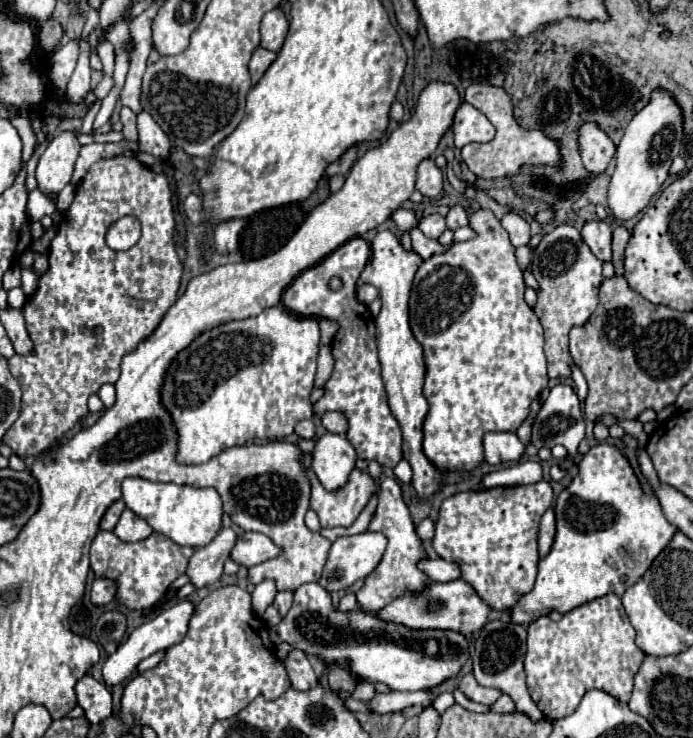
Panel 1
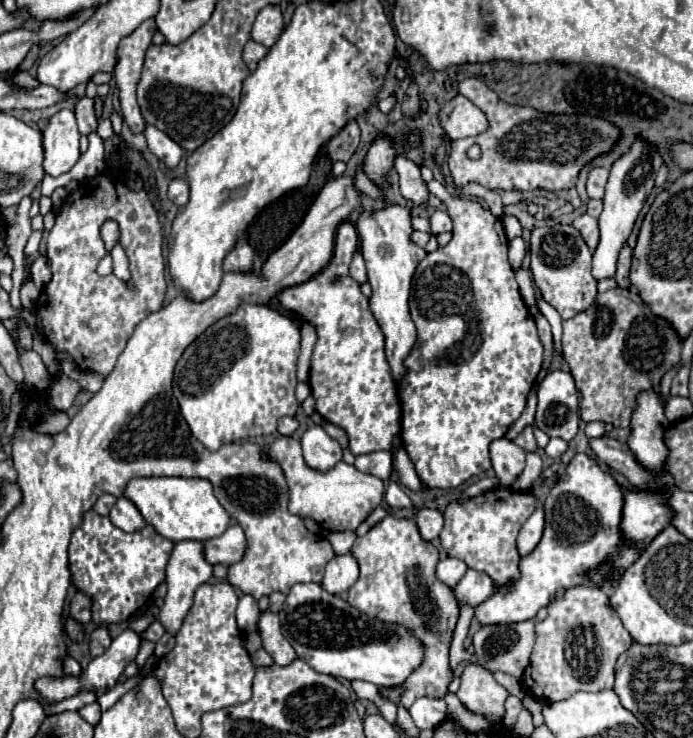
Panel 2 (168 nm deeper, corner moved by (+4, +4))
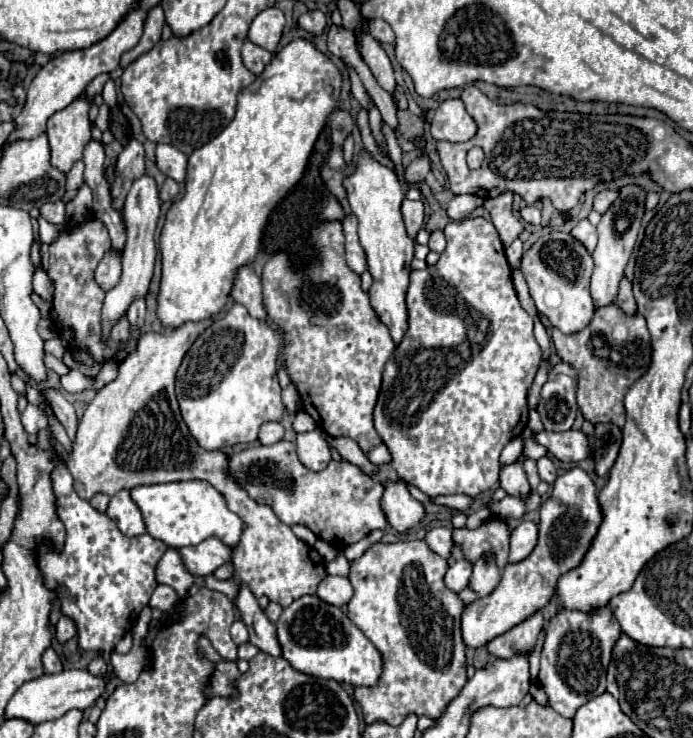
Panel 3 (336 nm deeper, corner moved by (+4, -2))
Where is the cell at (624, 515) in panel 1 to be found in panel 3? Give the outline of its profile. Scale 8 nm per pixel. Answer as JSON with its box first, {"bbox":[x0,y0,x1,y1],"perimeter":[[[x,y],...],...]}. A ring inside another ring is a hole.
{"bbox":[462,469,602,647],"perimeter":[[[570,469],[554,481],[552,495],[540,509],[540,535],[534,551],[516,565],[508,563],[502,571],[500,585],[490,595],[480,597],[464,607],[462,637],[466,647],[484,647],[488,641],[522,623],[550,601],[558,577],[582,561],[600,527],[602,511],[596,497],[596,487],[582,469]]]}

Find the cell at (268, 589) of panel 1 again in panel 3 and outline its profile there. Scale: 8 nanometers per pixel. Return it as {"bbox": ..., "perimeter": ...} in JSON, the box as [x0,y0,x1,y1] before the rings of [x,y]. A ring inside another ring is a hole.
{"bbox":[230,621,248,645],"perimeter":[[[234,621],[230,633],[232,633],[232,639],[234,639],[236,645],[242,645],[242,643],[248,641],[248,629],[246,629],[246,625],[242,621]]]}

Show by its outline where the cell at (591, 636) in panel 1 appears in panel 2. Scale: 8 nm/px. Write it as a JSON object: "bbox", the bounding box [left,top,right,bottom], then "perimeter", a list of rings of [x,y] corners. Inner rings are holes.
{"bbox":[522,587,632,703],"perimeter":[[[572,587],[564,593],[562,599],[556,599],[548,605],[548,617],[536,621],[536,641],[530,655],[530,663],[524,669],[522,685],[526,695],[540,699],[544,703],[556,703],[572,697],[576,691],[602,691],[612,689],[614,683],[614,665],[618,657],[628,651],[632,645],[630,633],[624,629],[620,617],[608,603],[608,595],[600,587]]]}

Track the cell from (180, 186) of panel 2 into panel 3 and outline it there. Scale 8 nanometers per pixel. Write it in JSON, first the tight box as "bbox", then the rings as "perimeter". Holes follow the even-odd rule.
{"bbox":[160,177,180,201],"perimeter":[[[168,177],[168,179],[164,181],[164,185],[160,187],[160,199],[162,199],[162,201],[176,199],[176,197],[178,197],[178,191],[180,191],[178,183],[176,183],[176,181],[172,181],[172,179]]]}

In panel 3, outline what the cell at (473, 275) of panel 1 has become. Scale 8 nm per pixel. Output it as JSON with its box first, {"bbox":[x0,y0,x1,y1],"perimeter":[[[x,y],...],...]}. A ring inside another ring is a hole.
{"bbox":[374,217,542,497],"perimeter":[[[468,217],[464,221],[450,221],[444,227],[446,235],[446,249],[440,253],[440,259],[436,265],[426,267],[424,271],[412,271],[410,273],[410,285],[406,293],[406,309],[408,309],[408,329],[402,337],[402,341],[396,345],[394,355],[388,359],[384,365],[384,375],[382,375],[382,389],[374,407],[374,427],[376,433],[380,433],[382,443],[388,447],[392,455],[392,467],[396,469],[398,477],[404,479],[406,483],[418,487],[430,497],[436,495],[454,495],[454,493],[466,493],[466,495],[478,495],[482,491],[492,489],[498,483],[498,473],[500,473],[500,451],[504,445],[522,435],[528,423],[528,387],[534,381],[534,375],[540,367],[542,361],[542,351],[540,345],[534,339],[534,319],[522,309],[518,295],[512,285],[512,269],[506,261],[502,241],[498,237],[496,227],[482,219],[482,217]]]}

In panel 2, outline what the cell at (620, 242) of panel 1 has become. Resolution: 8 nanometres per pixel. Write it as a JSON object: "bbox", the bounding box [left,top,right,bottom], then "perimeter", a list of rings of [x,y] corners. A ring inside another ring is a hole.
{"bbox":[614,245,632,287],"perimeter":[[[624,245],[618,255],[618,269],[616,269],[616,277],[614,277],[620,287],[630,287],[630,281],[628,281],[630,259],[632,259],[632,249],[628,245]]]}

